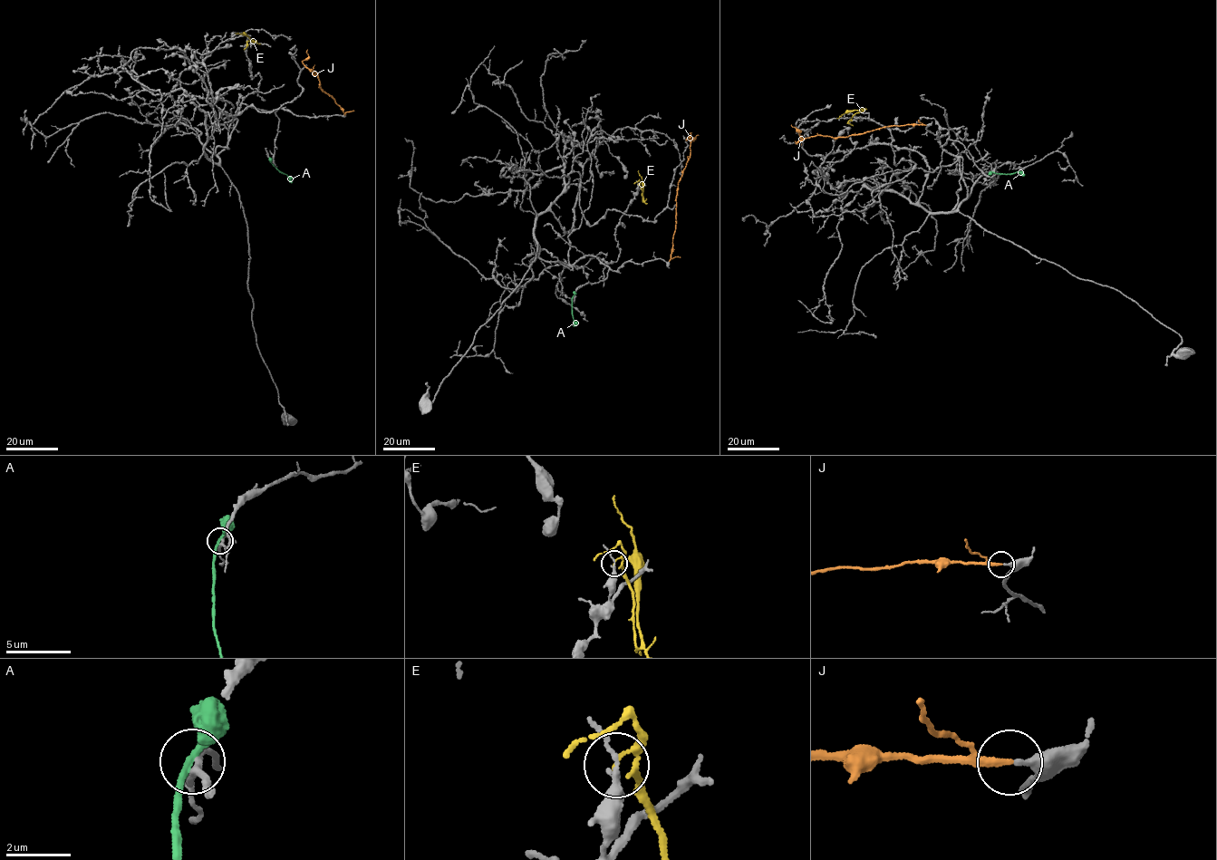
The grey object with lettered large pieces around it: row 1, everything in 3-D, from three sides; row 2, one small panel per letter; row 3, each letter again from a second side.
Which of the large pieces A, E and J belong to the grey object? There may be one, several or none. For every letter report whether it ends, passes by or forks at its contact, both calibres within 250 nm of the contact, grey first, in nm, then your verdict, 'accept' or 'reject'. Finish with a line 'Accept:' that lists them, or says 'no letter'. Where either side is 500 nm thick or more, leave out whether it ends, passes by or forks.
A: it passes by; calibres 170 and 220 nm; reject
E: it passes by; calibres 240 and 100 nm; reject
J: it passes by; calibres 360 and 160 nm; accept
Accept: J

